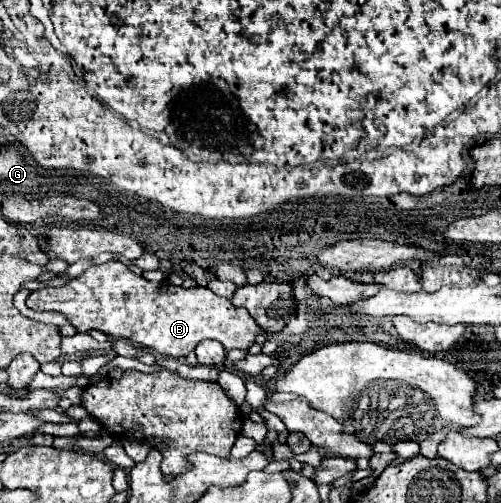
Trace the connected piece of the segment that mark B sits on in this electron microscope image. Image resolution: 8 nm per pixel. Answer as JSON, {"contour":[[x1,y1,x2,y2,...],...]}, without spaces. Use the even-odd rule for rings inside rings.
{"contour":[[120,261,88,267,78,279,62,287,32,291,26,305,36,311,64,313,80,333,98,329,168,357,184,357,204,339,220,341,226,354,230,349,248,349,254,343,254,335,262,331,246,309,232,305,226,297,214,295,208,287,184,289,170,281,152,283,132,273,128,265]]}

